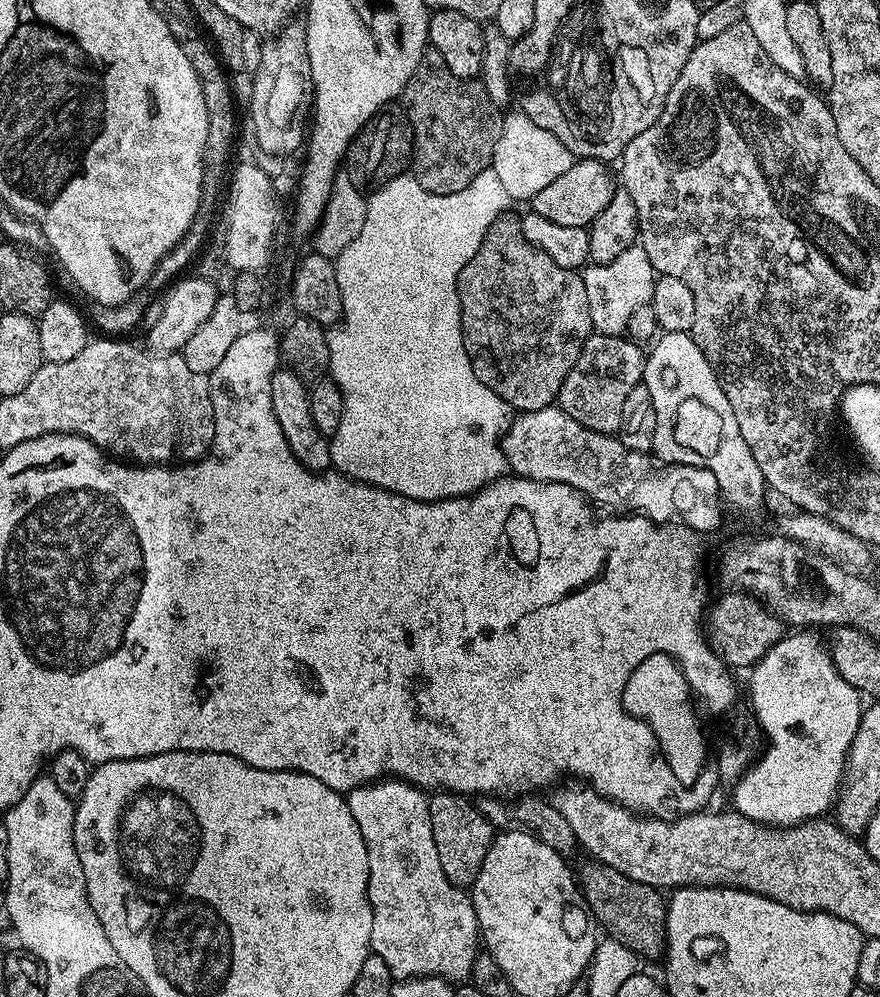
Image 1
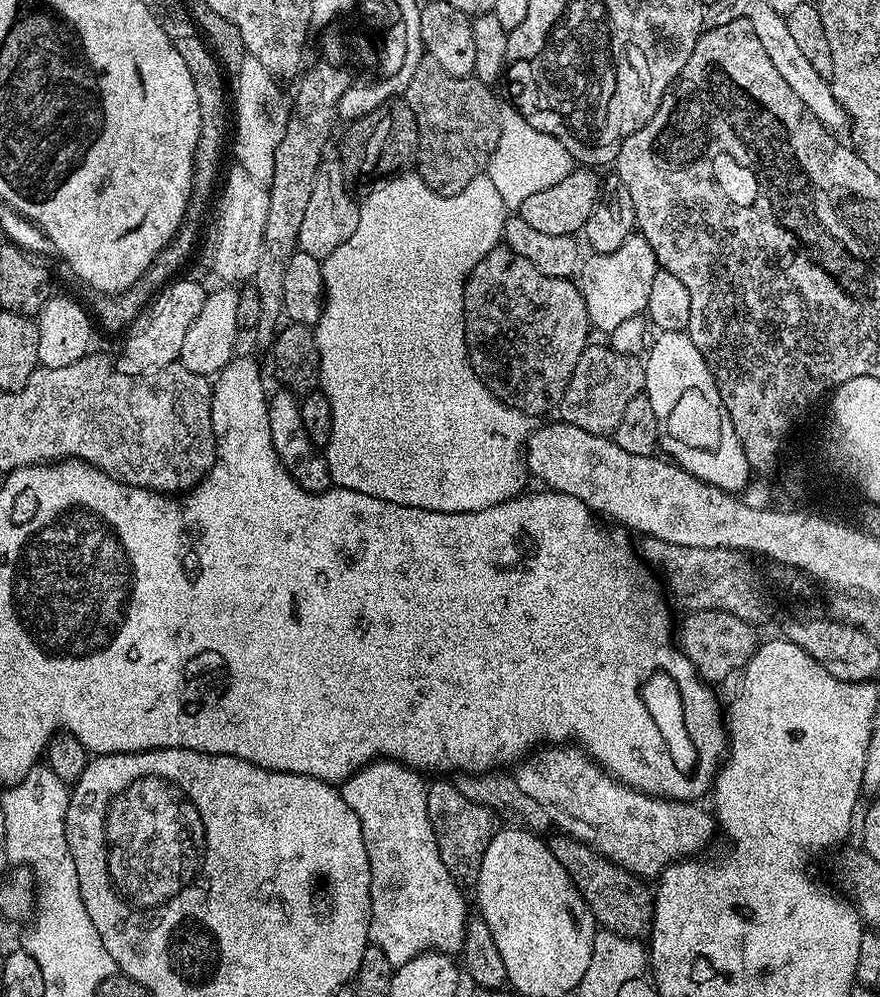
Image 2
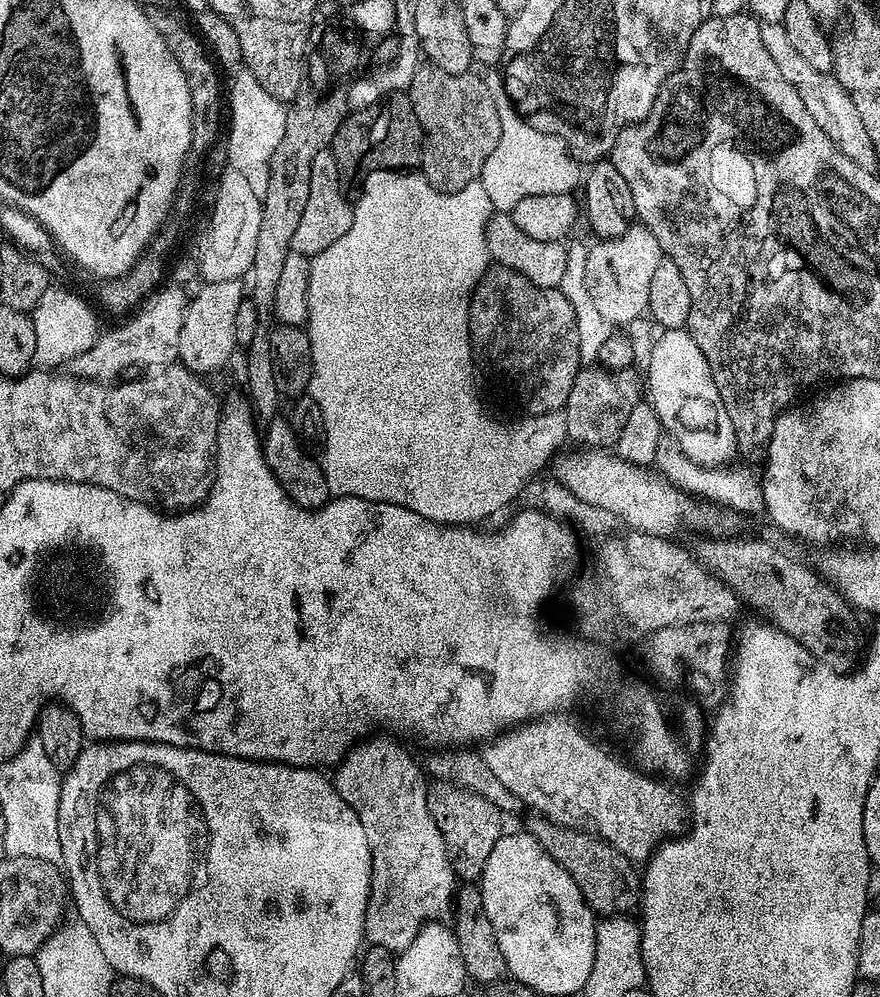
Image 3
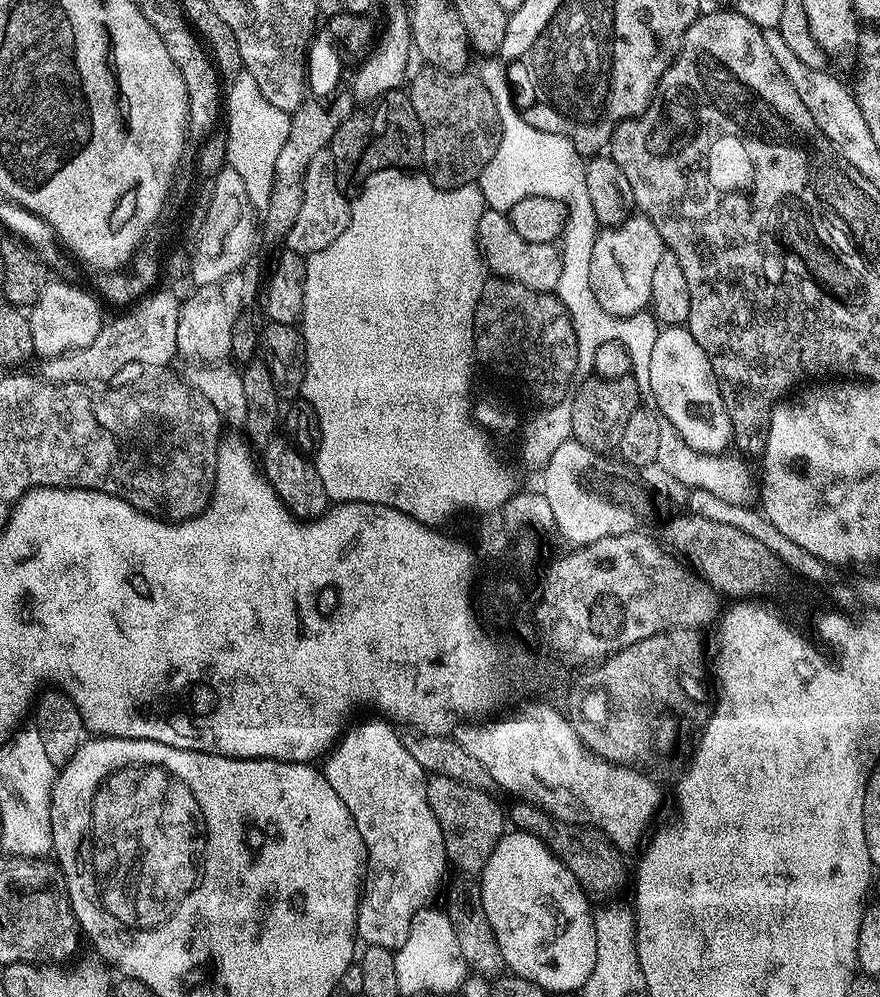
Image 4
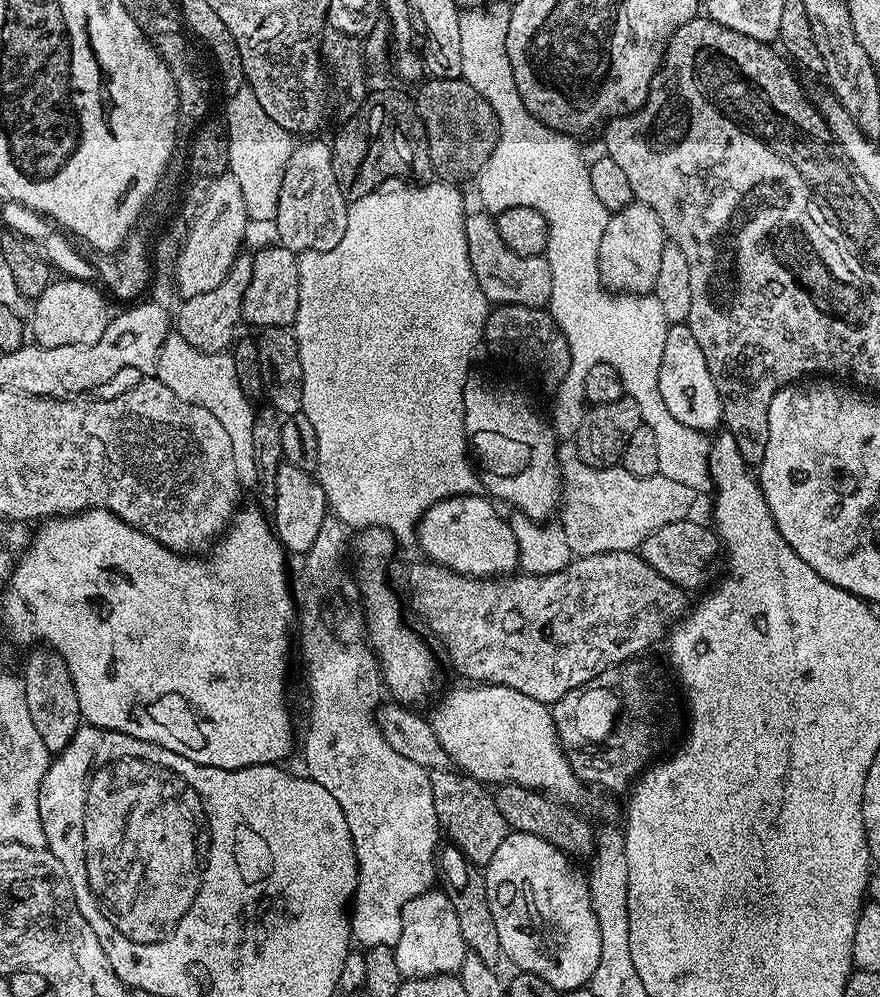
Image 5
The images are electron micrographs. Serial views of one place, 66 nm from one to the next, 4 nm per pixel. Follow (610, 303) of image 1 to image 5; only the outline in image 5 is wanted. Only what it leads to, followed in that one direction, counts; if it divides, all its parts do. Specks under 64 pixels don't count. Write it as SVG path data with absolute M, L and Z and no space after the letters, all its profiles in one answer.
M633 202L622 210L611 213L606 222L606 230L602 230L602 246L598 246L598 262L600 278L605 288L616 294L648 294L655 289L658 282L658 270L662 263L662 250L666 237L662 230L662 222L658 222L658 214L650 210L648 204Z

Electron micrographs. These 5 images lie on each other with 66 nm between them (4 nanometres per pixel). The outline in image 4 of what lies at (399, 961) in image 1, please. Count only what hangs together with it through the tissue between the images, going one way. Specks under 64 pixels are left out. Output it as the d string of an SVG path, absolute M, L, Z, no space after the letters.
M379 719L364 720L352 729L349 727L327 753L328 761L322 764L322 771L326 782L334 786L334 794L346 802L364 843L366 871L356 915L356 935L365 945L395 950L402 946L402 942L406 942L406 934L410 934L410 922L418 909L429 907L435 901L432 899L441 895L448 855L438 818L434 818L434 810L430 810L430 802L426 798L428 781L424 768L418 766L410 750L406 750L401 733L395 732L387 719Z

